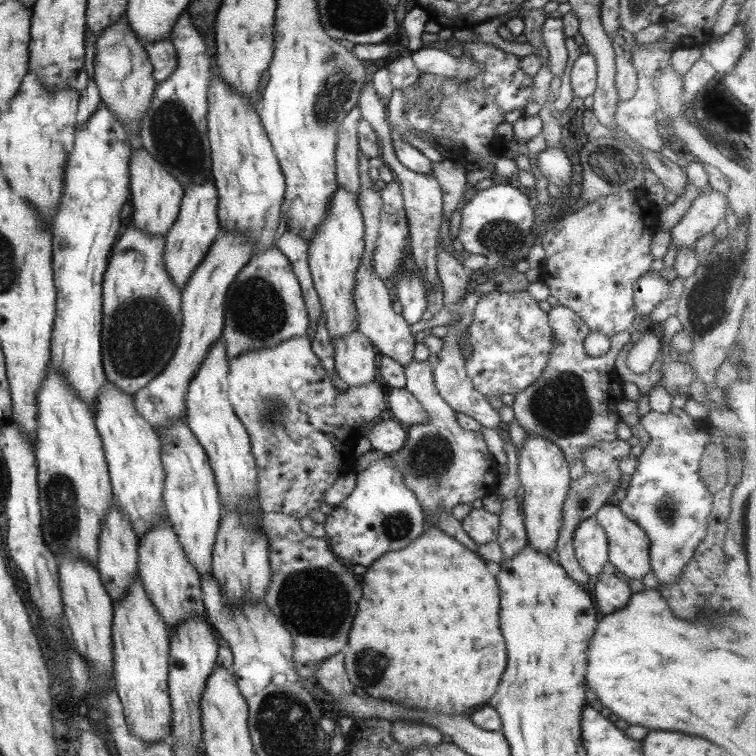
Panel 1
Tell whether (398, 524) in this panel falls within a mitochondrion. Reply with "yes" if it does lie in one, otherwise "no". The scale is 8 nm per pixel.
yes

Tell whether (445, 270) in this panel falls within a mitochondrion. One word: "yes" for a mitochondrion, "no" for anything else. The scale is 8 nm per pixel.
no

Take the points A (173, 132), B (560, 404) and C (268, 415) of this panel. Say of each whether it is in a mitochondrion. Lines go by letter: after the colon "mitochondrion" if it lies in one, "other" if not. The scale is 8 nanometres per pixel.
A: mitochondrion
B: mitochondrion
C: mitochondrion

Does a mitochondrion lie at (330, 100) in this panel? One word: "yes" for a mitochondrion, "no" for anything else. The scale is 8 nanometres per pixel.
yes

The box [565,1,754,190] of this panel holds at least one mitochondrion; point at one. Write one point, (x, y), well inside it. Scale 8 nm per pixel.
(608, 173)

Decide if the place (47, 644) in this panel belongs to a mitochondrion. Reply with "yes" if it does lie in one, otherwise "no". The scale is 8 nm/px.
no

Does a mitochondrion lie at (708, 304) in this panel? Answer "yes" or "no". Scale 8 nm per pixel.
yes

